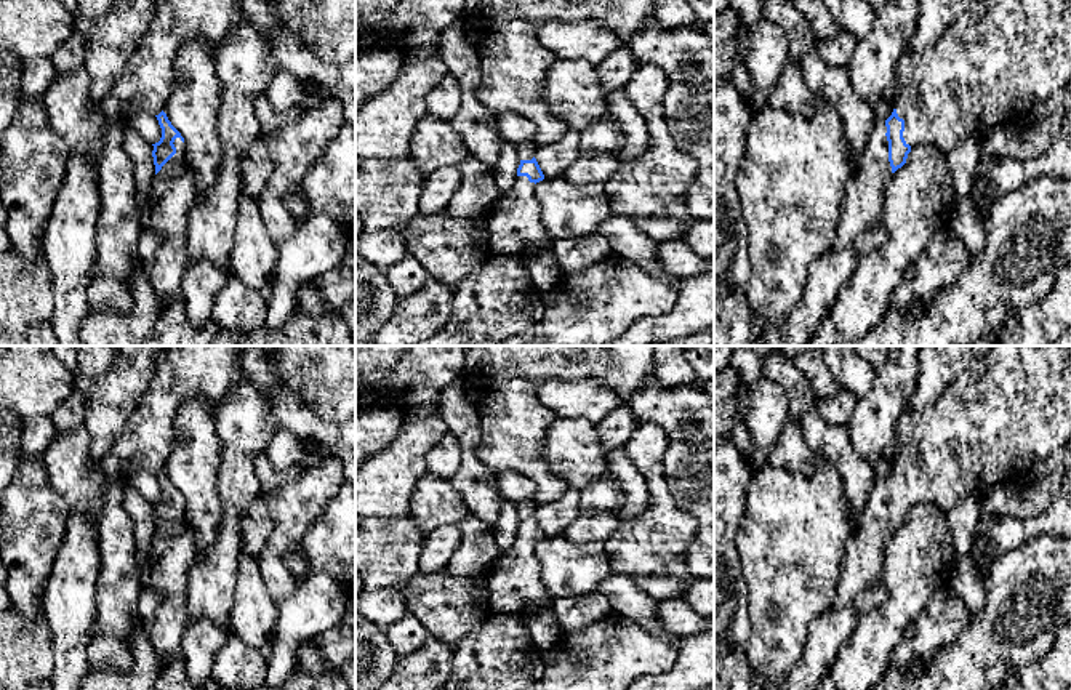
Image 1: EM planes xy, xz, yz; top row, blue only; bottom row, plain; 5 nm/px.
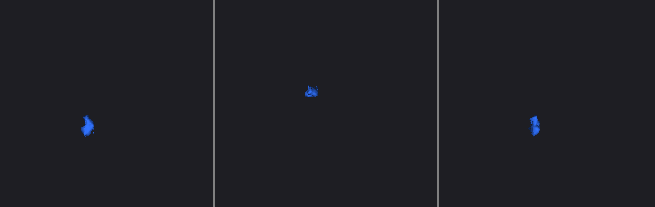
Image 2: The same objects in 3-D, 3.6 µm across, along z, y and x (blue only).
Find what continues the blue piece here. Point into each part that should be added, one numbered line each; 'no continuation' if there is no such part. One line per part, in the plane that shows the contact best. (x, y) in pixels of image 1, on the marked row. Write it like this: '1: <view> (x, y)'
1: yz (1001, 58)
2: yz (863, 204)

